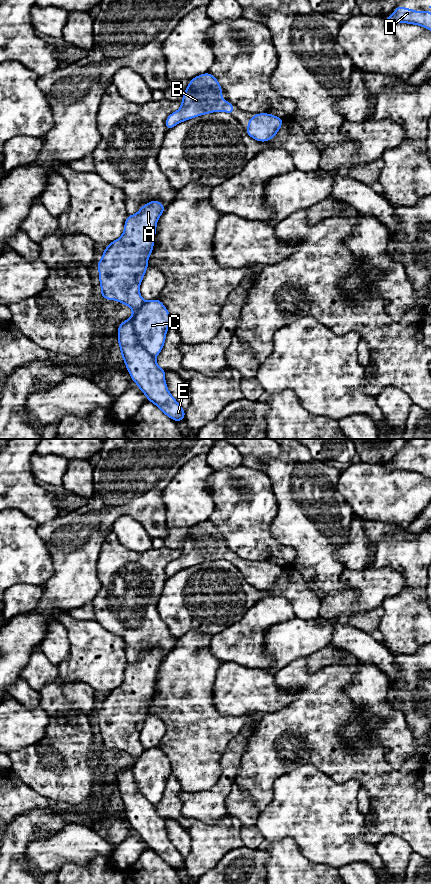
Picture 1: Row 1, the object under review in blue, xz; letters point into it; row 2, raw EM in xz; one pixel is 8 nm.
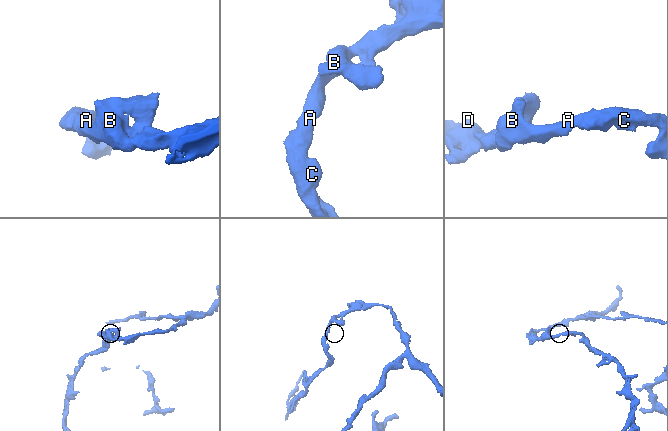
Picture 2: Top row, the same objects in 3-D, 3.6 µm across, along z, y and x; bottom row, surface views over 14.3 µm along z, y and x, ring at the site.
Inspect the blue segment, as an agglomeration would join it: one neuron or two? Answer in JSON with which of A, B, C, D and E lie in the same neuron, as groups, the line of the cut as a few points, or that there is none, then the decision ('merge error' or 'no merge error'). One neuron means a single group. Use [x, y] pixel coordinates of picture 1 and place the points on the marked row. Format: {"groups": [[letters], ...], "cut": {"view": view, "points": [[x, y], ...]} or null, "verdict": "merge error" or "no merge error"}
{"groups": [["A", "B", "D", "E"], ["C"]], "cut": {"view": "xz", "points": [[143, 301], [133, 316], [132, 328], [137, 340], [155, 356]]}, "verdict": "merge error"}

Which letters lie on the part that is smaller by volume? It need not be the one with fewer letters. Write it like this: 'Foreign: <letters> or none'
Foreign: C

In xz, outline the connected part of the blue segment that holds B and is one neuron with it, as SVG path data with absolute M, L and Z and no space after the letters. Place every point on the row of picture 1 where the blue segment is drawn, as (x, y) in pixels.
M209 72L198 75L190 80L186 88L181 107L171 113L166 121L166 130L178 123L212 112L223 111L234 113L234 105L222 98L222 87L218 80Z

